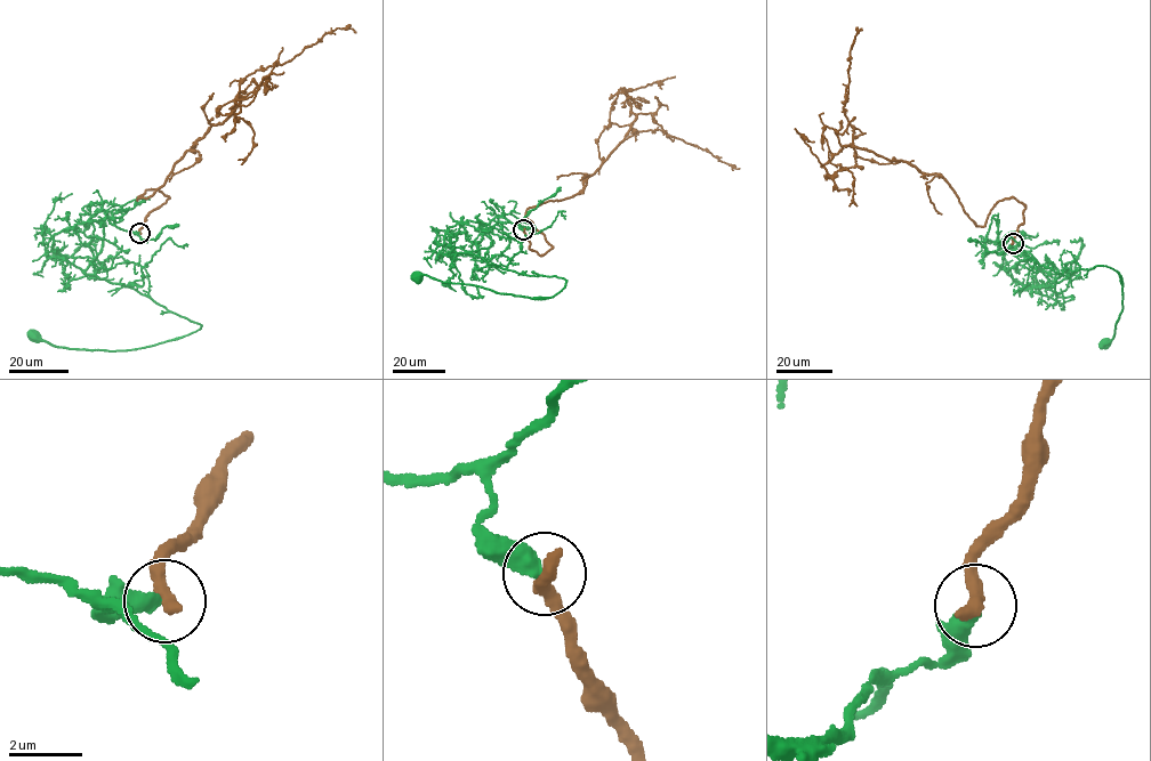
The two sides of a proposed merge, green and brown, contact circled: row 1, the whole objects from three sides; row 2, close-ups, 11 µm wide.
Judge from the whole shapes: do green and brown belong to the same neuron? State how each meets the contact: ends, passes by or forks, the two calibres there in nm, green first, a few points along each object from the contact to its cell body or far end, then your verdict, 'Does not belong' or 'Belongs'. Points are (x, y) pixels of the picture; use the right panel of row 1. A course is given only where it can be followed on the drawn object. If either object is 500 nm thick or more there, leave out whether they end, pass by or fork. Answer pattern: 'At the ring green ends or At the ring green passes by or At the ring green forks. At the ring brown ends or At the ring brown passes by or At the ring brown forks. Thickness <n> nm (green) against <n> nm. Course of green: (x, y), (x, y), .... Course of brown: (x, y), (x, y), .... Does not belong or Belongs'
At the ring green ends. At the ring brown ends. Thickness 440 nm (green) against 460 nm. Course of green: (1013, 243), (997, 252), (1000, 243), (1056, 281), (1079, 268), (1116, 270), (1123, 307), (1113, 338), (1103, 343). Course of brown: (1013, 243), (1025, 209), (1013, 197), (976, 226), (941, 176), (853, 144), (843, 107), (861, 30). Does not belong

